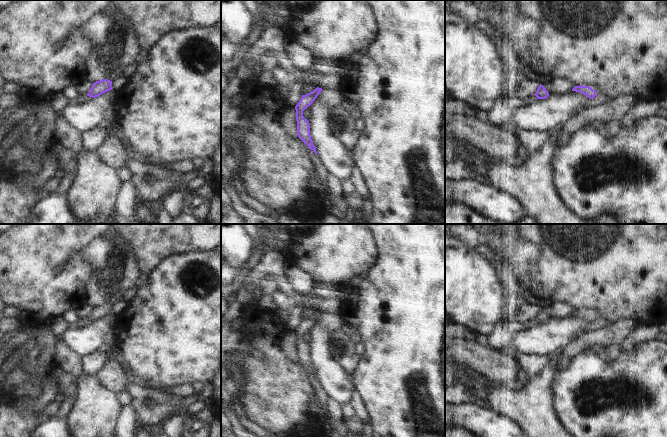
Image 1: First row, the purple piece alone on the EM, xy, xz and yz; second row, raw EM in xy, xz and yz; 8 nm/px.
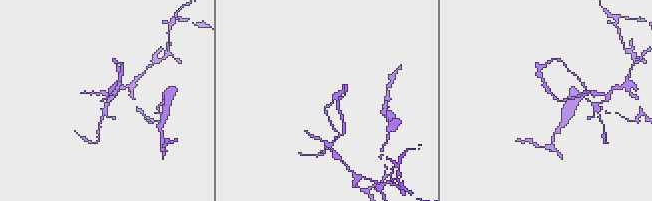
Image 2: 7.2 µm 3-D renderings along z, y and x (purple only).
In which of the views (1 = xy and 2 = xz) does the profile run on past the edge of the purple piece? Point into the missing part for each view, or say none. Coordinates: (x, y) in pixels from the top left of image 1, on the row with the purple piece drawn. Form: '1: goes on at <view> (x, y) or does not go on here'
1: does not go on here
2: does not go on here

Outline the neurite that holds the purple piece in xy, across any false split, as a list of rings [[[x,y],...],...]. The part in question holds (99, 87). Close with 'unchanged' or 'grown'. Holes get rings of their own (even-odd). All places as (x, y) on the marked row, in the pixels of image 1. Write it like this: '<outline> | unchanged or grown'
[[[103,79],[101,81],[96,81],[92,84],[90,91],[87,93],[89,97],[95,98],[101,94],[112,90],[112,81],[108,79]]] | unchanged

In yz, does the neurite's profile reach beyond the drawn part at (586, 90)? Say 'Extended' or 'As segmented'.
As segmented.

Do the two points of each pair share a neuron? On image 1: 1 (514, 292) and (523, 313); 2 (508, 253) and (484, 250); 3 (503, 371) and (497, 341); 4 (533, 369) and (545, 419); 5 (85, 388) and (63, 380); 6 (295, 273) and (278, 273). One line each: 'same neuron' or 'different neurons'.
1: different neurons
2: different neurons
3: different neurons
4: different neurons
5: different neurons
6: different neurons

